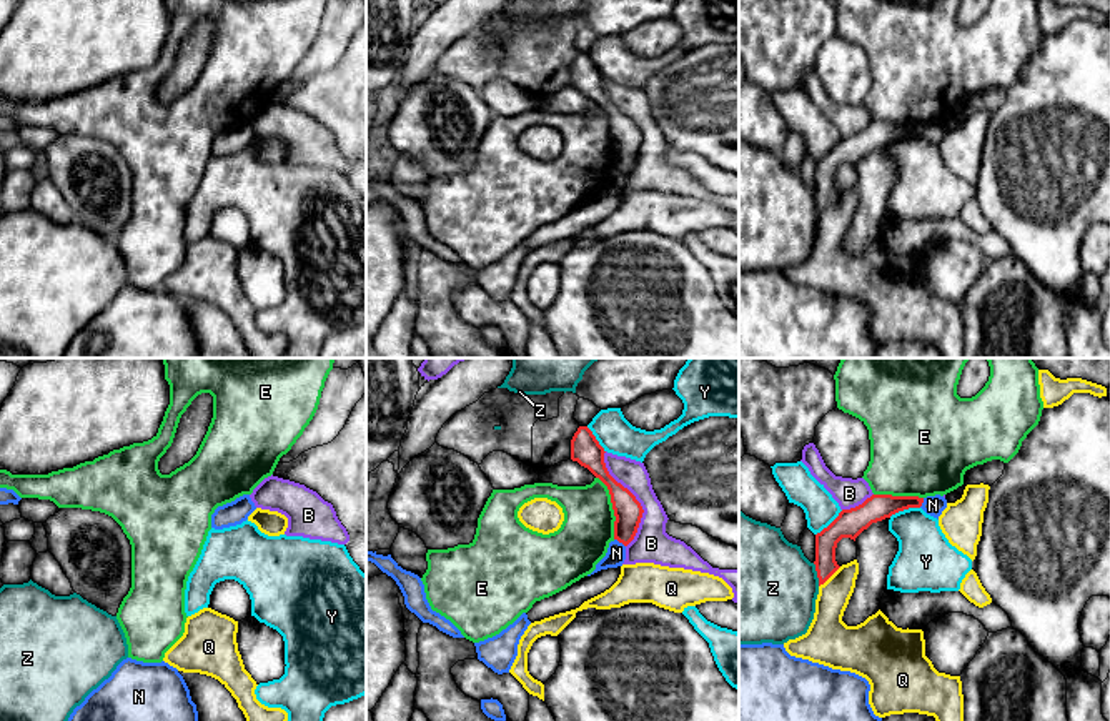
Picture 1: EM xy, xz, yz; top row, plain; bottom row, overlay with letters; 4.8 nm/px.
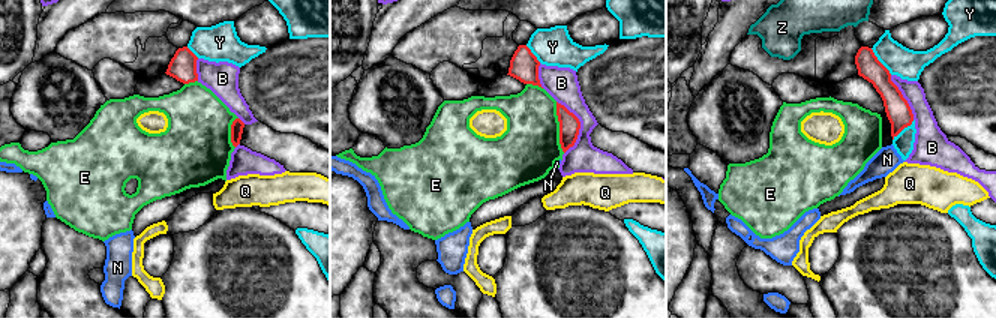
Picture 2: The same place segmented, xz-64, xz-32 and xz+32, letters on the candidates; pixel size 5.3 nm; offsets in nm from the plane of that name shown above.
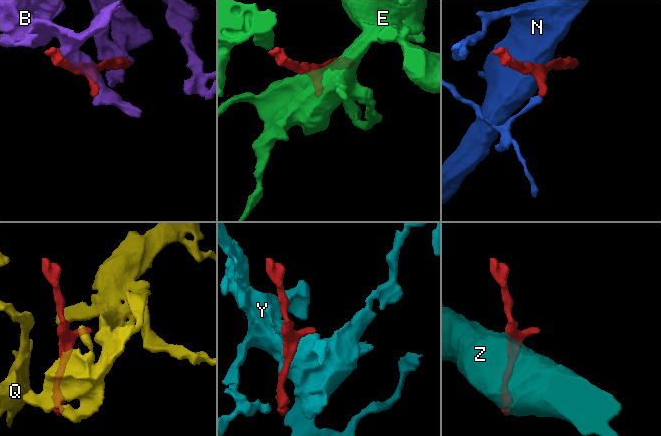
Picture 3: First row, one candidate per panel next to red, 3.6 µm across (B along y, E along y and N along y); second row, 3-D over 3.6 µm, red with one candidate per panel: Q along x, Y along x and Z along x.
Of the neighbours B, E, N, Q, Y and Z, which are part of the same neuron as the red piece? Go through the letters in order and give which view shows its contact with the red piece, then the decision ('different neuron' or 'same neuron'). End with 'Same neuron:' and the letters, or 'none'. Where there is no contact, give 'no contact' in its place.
B: xz | different neuron
E: xz | different neuron
N: xz | different neuron
Q: yz | different neuron
Y: yz | different neuron
Z: yz | different neuron
Same neuron: none

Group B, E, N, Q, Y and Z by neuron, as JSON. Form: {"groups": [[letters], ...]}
{"groups": [["B"], ["E"], ["N"], ["Q"], ["Y"], ["Z"]]}

